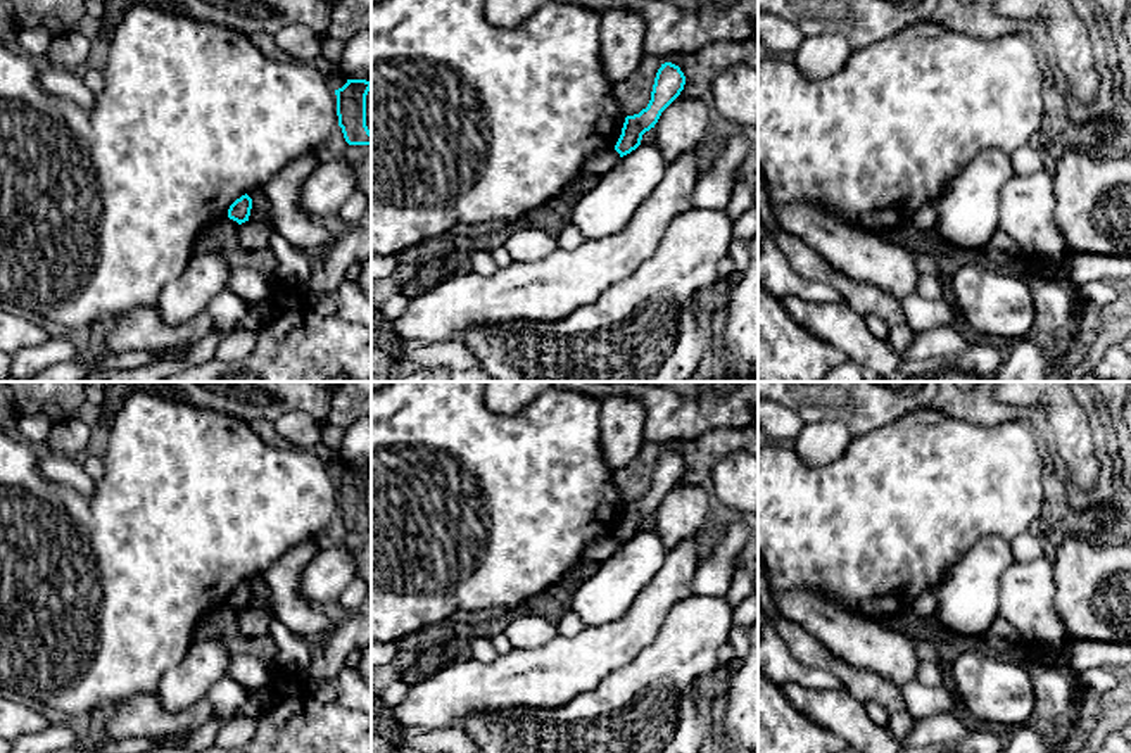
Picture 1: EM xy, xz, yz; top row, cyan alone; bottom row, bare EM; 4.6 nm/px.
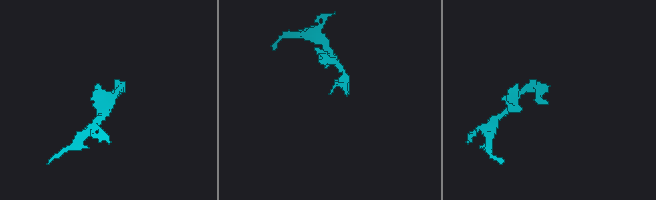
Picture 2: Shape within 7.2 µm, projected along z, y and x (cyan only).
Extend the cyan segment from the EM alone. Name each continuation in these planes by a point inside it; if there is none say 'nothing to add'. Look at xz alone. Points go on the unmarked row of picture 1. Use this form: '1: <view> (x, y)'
nothing to add

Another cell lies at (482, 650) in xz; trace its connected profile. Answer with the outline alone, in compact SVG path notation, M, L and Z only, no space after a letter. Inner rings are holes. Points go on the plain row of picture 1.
M475 639L471 644L471 653L473 658L482 663L492 663L499 656L490 639Z

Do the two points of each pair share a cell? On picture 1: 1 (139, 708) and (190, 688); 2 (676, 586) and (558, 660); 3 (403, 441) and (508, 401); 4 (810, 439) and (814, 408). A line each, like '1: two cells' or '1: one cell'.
1: two cells
2: one cell
3: two cells
4: two cells

